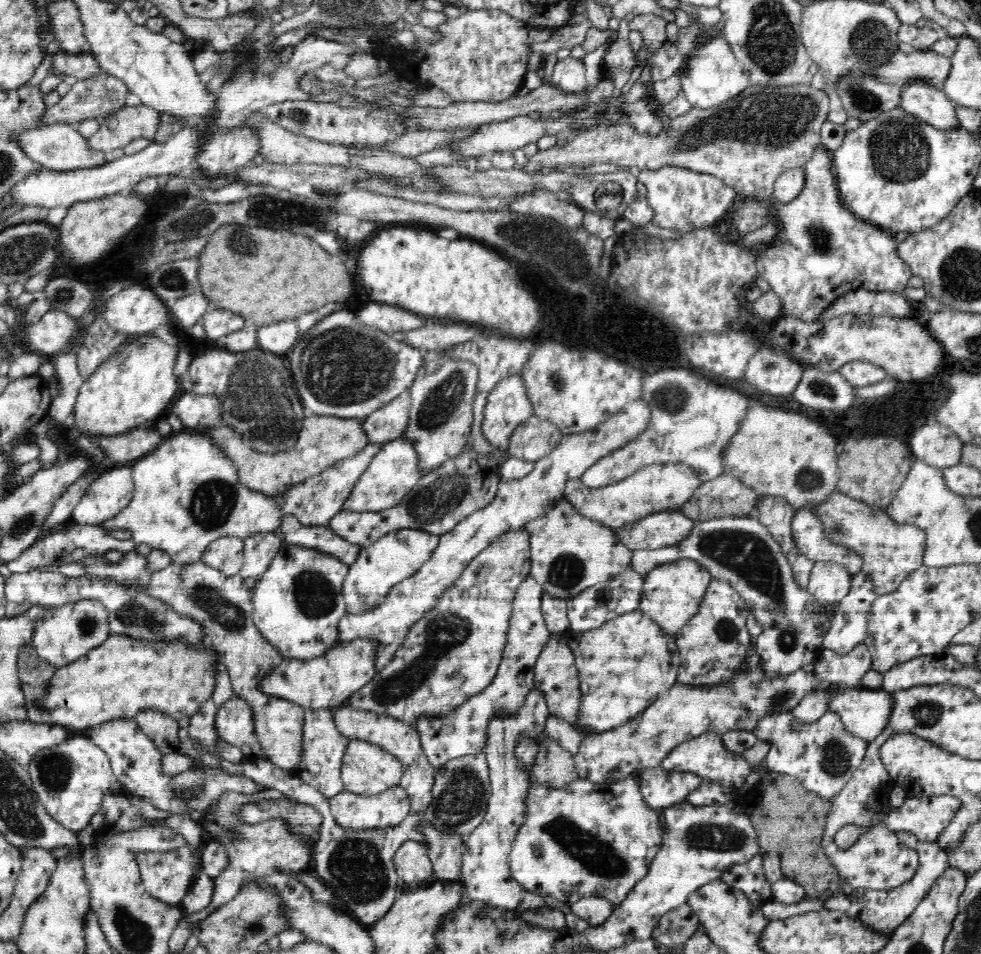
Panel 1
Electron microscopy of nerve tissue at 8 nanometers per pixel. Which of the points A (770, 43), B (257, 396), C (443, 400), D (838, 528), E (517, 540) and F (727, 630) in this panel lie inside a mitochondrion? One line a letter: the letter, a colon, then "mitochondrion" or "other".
A: mitochondrion
B: mitochondrion
C: mitochondrion
D: mitochondrion
E: other
F: mitochondrion

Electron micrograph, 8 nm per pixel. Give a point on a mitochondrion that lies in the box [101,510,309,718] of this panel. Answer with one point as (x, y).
(227, 615)

